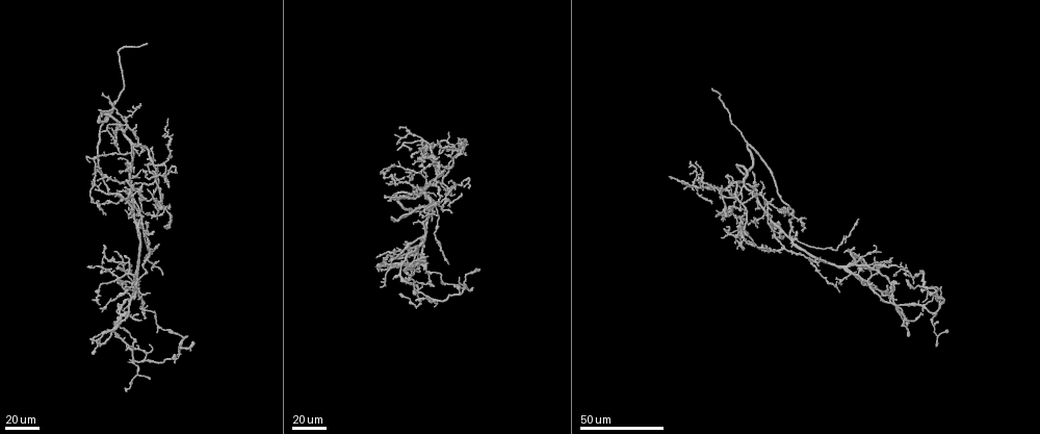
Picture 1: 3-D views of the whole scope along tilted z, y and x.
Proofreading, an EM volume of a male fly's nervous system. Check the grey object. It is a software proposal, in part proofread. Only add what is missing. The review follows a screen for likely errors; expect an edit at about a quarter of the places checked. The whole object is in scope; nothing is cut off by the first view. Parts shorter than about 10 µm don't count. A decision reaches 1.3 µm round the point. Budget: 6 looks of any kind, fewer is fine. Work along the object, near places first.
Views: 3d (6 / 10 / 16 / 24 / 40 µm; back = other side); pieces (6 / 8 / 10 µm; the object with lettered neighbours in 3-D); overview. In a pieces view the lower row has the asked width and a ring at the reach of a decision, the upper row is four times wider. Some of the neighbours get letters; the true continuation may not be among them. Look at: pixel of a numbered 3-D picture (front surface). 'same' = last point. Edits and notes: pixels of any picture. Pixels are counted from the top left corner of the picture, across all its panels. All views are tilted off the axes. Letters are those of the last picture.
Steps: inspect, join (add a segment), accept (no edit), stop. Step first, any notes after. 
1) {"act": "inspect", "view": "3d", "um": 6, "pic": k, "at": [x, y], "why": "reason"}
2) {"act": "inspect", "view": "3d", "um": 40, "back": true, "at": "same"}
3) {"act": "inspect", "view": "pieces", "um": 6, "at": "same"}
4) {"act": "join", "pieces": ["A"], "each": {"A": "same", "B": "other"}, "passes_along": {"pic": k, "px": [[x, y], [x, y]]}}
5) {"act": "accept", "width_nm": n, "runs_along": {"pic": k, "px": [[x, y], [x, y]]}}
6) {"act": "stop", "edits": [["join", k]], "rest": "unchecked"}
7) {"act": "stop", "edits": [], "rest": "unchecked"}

{"act": "inspect", "view": "3d", "um": 24, "pic": 1, "at": [121, 199], "why": "free end"}

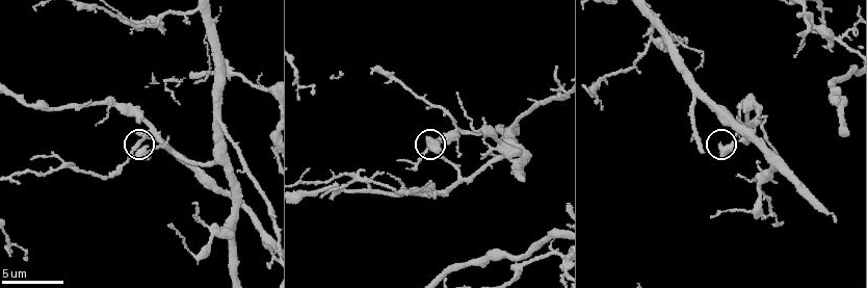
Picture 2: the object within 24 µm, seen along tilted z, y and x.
{"act": "inspect", "view": "pieces", "um": 8, "pic": 2, "at": [430, 139], "why": "see the neighbours"}

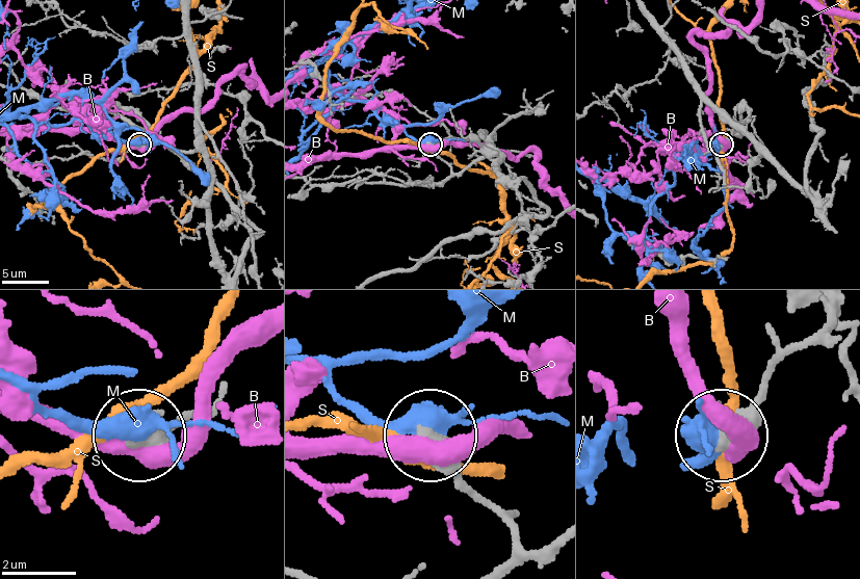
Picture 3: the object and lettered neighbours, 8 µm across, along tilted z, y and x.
{"act": "accept", "width_nm": 440, "each": {"B": "other", "M": "other", "S": "other"}, "found": "none of them fits"}

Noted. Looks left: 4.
{"act": "inspect", "view": "3d", "um": 40, "pic": 1, "at": [722, 187], "why": "thin end"}

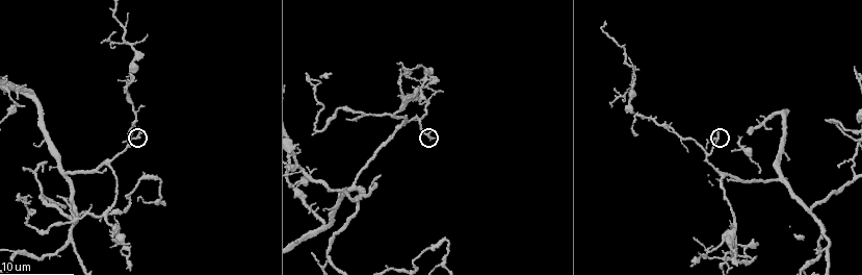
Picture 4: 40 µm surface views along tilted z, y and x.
{"act": "inspect", "view": "pieces", "um": 8, "pic": 4, "at": [431, 142]}

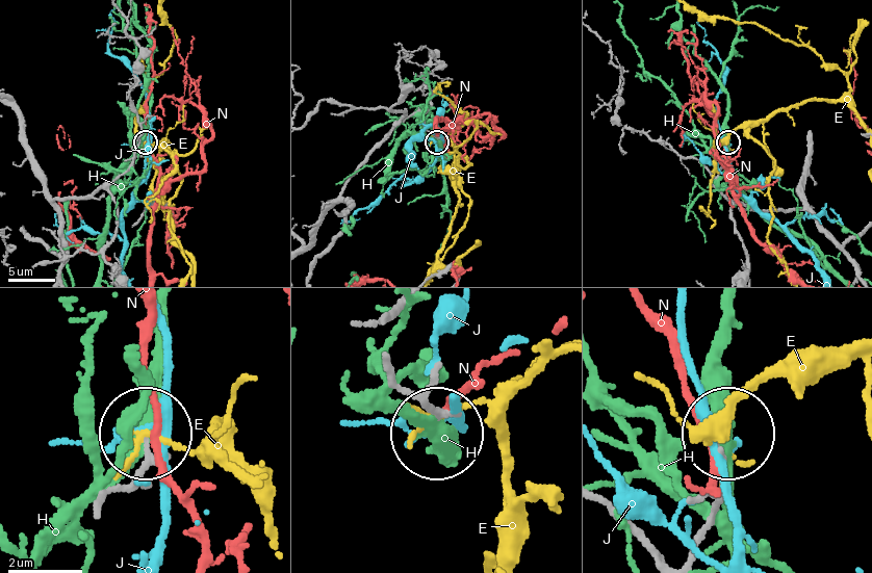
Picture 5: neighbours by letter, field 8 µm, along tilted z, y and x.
{"act": "accept", "width_nm": 140, "each": {"E": "other", "H": "other", "J": "other", "N": "other"}, "runs_along": {"pic": 5, "px": [[102, 497], [143, 464], [143, 433]]}, "found": "no lettered segment goes on from it"}

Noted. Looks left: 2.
{"act": "inspect", "view": "3d", "um": 24, "pic": 1, "at": [92, 337], "why": "branch stops here"}

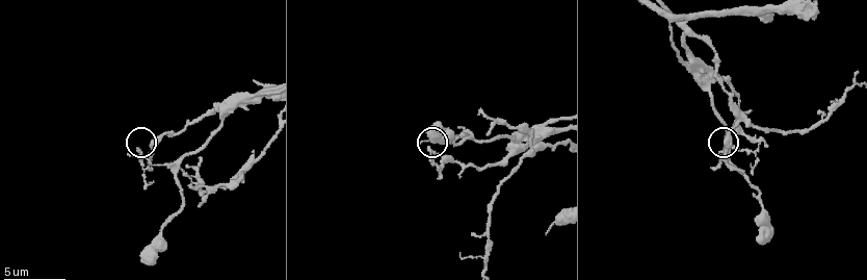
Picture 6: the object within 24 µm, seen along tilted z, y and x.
{"act": "inspect", "view": "pieces", "um": 8, "pic": 6, "at": [429, 149]}

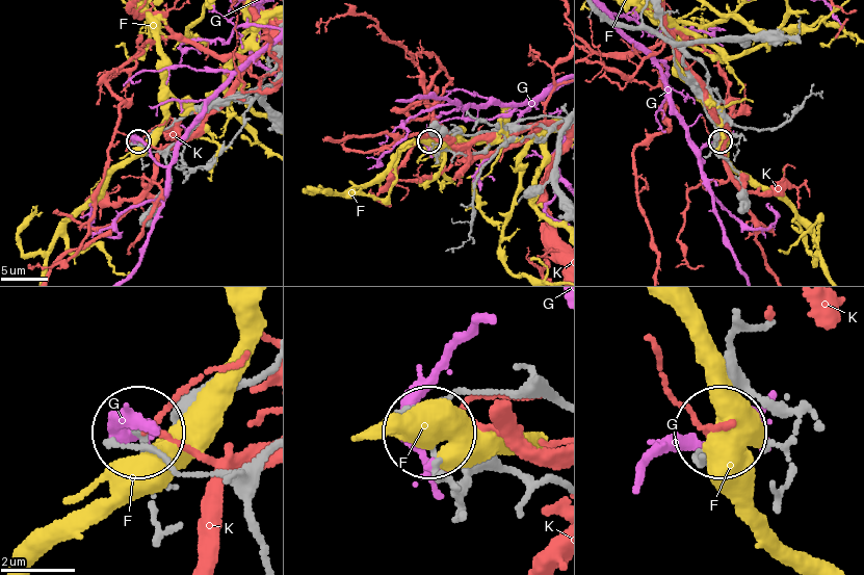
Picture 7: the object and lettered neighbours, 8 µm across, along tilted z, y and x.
{"act": "accept", "each": {"F": "other", "G": "other", "K": "other"}, "found": "no lettered segment goes on from it"}

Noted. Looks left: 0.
{"act": "stop", "edits": [], "rest": "unchecked"}

